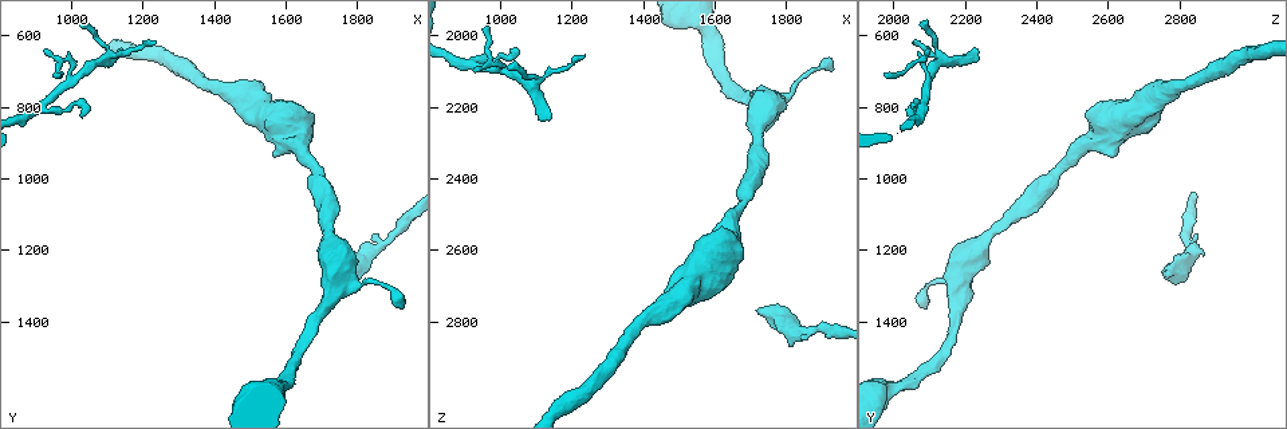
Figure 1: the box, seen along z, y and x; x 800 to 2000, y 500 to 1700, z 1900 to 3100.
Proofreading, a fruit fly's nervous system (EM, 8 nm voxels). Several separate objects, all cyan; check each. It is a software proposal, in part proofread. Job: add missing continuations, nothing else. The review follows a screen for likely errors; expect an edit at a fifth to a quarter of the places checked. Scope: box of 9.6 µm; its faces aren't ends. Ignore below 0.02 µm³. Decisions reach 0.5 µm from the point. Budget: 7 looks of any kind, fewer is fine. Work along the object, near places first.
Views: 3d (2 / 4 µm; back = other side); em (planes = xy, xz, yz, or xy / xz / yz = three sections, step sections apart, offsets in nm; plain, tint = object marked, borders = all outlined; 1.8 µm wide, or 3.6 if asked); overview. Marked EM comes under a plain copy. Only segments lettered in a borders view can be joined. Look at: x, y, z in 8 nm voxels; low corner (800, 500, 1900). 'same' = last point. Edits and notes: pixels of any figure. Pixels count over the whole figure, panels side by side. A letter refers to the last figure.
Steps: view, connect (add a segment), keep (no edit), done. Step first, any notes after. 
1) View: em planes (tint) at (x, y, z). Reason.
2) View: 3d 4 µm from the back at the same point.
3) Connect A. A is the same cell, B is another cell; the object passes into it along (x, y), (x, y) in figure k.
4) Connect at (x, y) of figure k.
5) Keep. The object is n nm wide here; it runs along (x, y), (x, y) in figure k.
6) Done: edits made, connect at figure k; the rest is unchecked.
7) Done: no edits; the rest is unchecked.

View: 3d 2 µm at (1040, 830, 2050). Thin end.

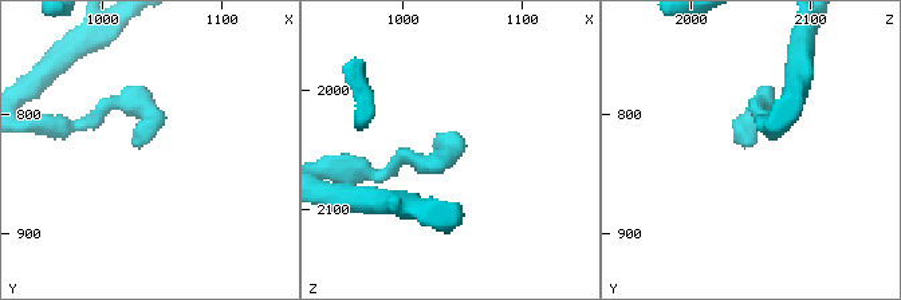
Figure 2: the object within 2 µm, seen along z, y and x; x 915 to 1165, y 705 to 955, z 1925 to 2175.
View: em xz step 16 (borders) at (1030, 826, 2052). Shape alone is not enough.

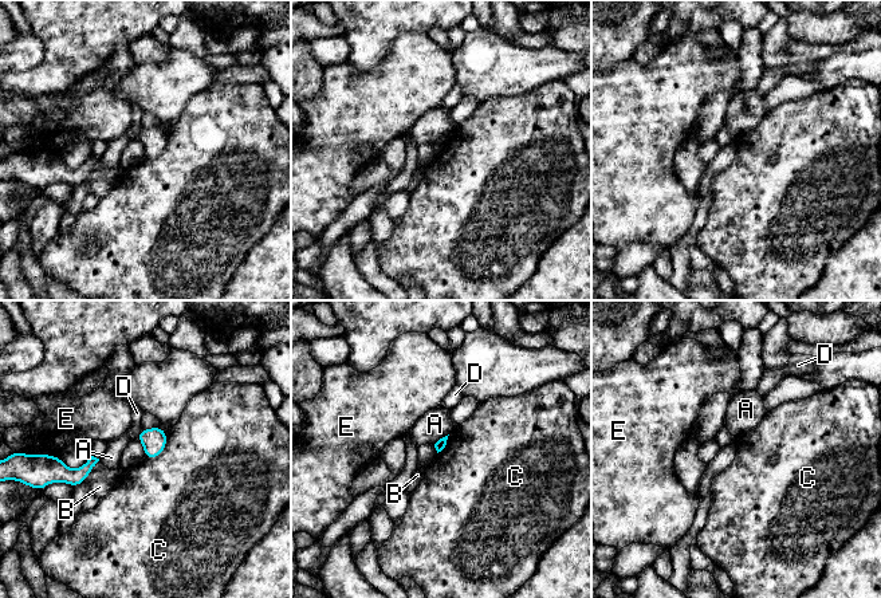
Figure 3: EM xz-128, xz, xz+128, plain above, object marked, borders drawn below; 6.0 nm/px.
View: em planes (borders) at the same point.

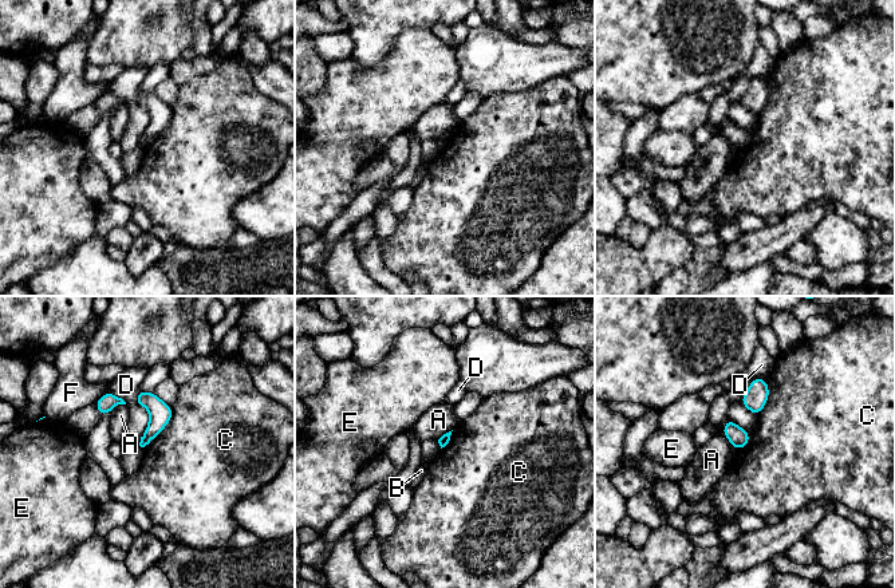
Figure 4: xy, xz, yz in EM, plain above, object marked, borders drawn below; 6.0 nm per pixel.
Keep. A, B, C, D, E and F are other cells; a border runs along (172, 407), (170, 421), (144, 448) in figure 4; no lettered segment goes on from it.

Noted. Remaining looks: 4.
View: em yz step 16 (tint) at (1140, 640, 2220). Branch stops here.

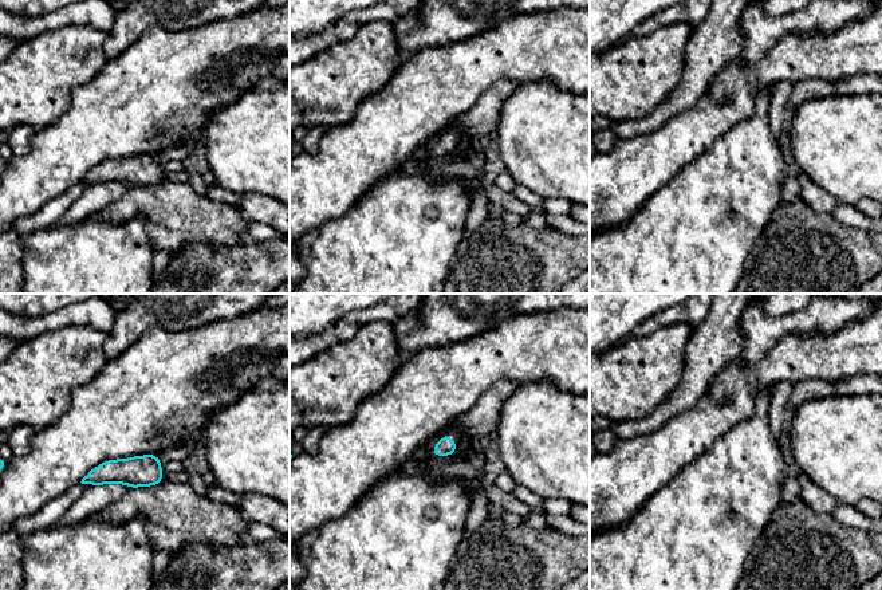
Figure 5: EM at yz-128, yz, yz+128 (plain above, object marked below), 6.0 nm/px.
View: em planes (tint) at the same point.

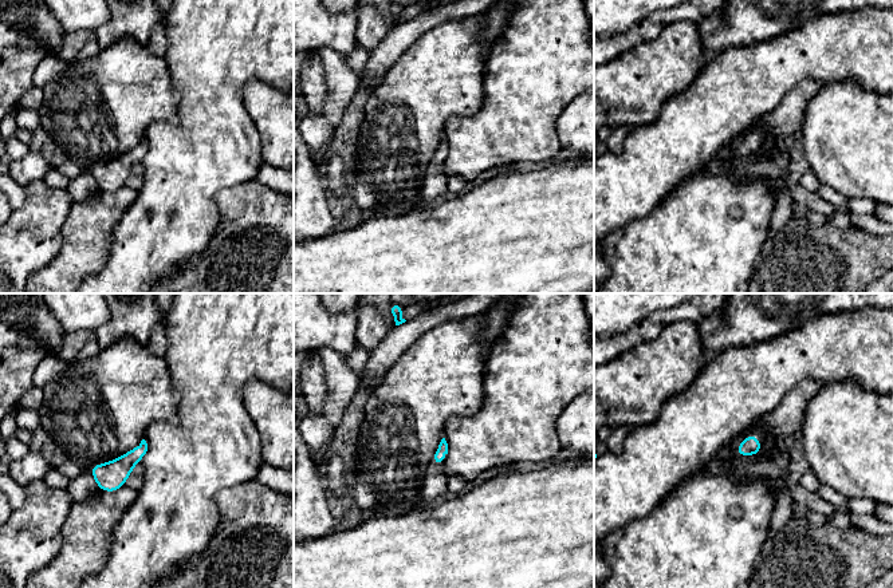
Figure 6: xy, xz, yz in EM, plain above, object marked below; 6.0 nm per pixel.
View: em planes (borders) at the same point.

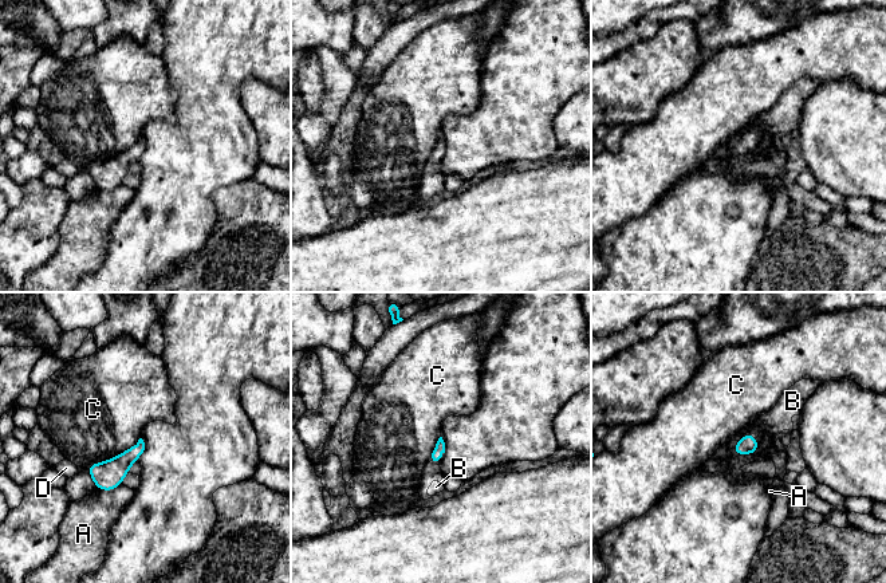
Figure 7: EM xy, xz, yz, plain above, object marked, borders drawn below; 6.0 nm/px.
Connect B. B is the same cell, A, C and D are other cells; the neuron continues.

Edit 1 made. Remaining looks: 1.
Done: edits made, connect at figure 7; the rest is unchecked.

